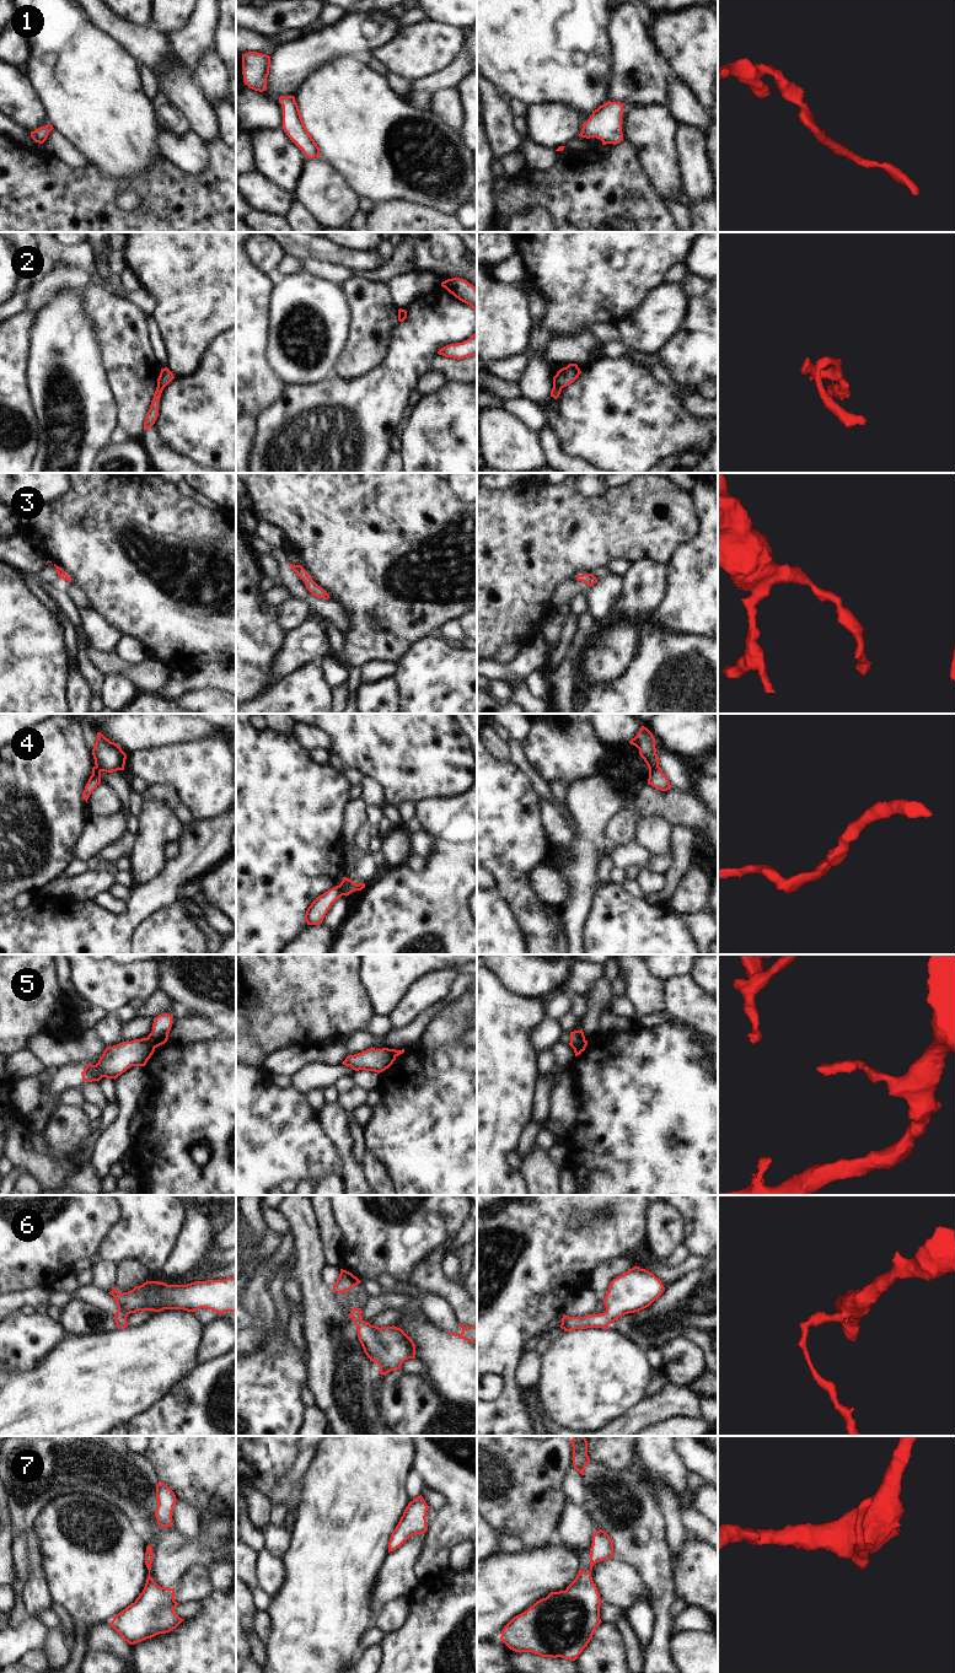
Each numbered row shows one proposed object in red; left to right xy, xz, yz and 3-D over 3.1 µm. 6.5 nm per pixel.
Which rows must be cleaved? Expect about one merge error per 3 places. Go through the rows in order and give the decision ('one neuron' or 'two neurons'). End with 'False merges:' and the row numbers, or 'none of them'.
1: one neuron
2: two neurons
3: one neuron
4: two neurons
5: two neurons
6: one neuron
7: one neuron
False merges: 2, 4, 5

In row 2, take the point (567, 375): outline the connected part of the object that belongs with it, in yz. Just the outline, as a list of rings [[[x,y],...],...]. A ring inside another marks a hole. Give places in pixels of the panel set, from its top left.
[[[569,364],[567,367],[560,369],[553,377],[553,386],[564,388],[574,382],[581,373],[576,364]]]

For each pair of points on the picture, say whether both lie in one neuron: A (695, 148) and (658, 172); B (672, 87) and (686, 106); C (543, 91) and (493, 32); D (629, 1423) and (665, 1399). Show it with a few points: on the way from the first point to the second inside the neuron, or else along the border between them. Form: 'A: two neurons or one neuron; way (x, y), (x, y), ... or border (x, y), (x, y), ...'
A: two neurons; border (674, 130), (674, 150), (679, 178), (682, 186)
B: one neuron; way (677, 92), (681, 101)
C: one neuron; way (537, 76), (508, 47)
D: one neuron; way (638, 1418), (656, 1408)

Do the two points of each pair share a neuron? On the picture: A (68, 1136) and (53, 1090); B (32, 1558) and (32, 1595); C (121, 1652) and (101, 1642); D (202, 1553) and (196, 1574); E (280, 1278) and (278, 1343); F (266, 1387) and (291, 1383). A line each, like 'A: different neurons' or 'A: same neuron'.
A: different neurons
B: same neuron
C: same neuron
D: different neurons
E: same neuron
F: same neuron

